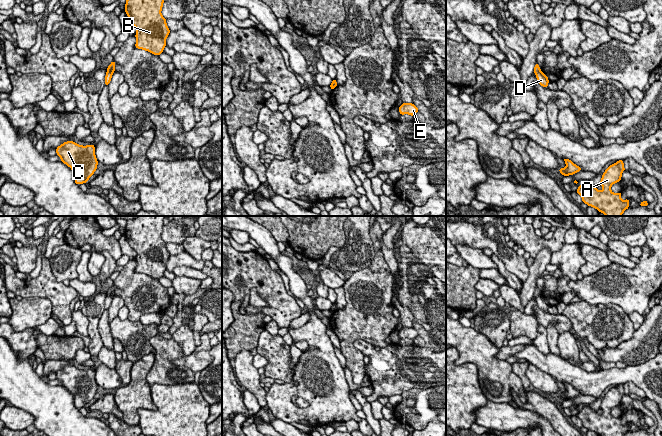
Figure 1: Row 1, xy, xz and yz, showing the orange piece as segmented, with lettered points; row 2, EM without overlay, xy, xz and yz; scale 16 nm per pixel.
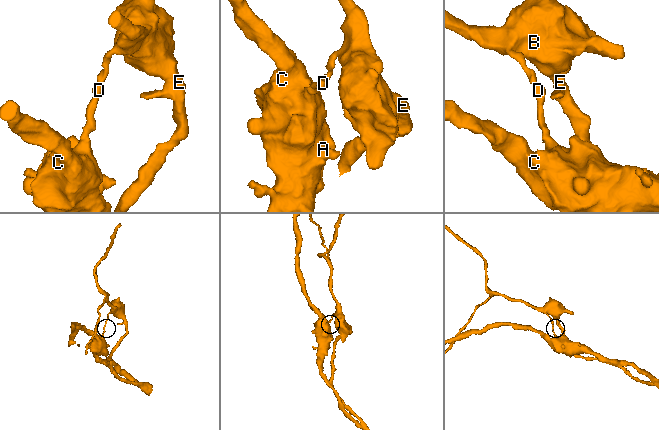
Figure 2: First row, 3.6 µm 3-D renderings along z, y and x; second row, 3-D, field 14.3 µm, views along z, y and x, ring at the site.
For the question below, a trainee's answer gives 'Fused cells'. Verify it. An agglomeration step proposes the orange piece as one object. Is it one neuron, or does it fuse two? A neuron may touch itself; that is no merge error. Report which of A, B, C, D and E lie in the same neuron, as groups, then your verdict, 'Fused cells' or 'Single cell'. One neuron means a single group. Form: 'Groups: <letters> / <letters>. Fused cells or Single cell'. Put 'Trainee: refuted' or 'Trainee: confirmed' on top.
Trainee: confirmed
Groups: A C D / B E. Fused cells

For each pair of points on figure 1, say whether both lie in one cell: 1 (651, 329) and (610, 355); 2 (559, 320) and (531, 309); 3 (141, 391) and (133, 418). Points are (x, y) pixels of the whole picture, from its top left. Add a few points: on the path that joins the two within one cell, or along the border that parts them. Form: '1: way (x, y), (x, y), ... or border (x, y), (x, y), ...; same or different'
1: way (641, 339), (628, 352), (620, 354); same
2: way (552, 318), (543, 318), (538, 313); same
3: way (134, 398), (133, 411); same

